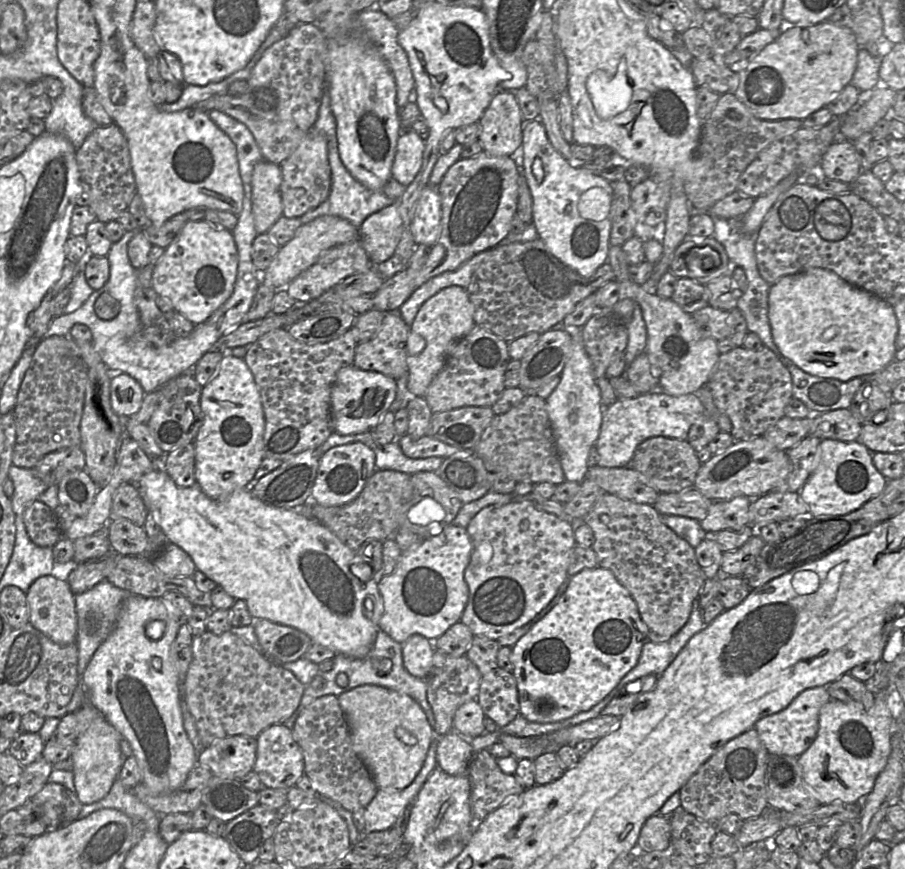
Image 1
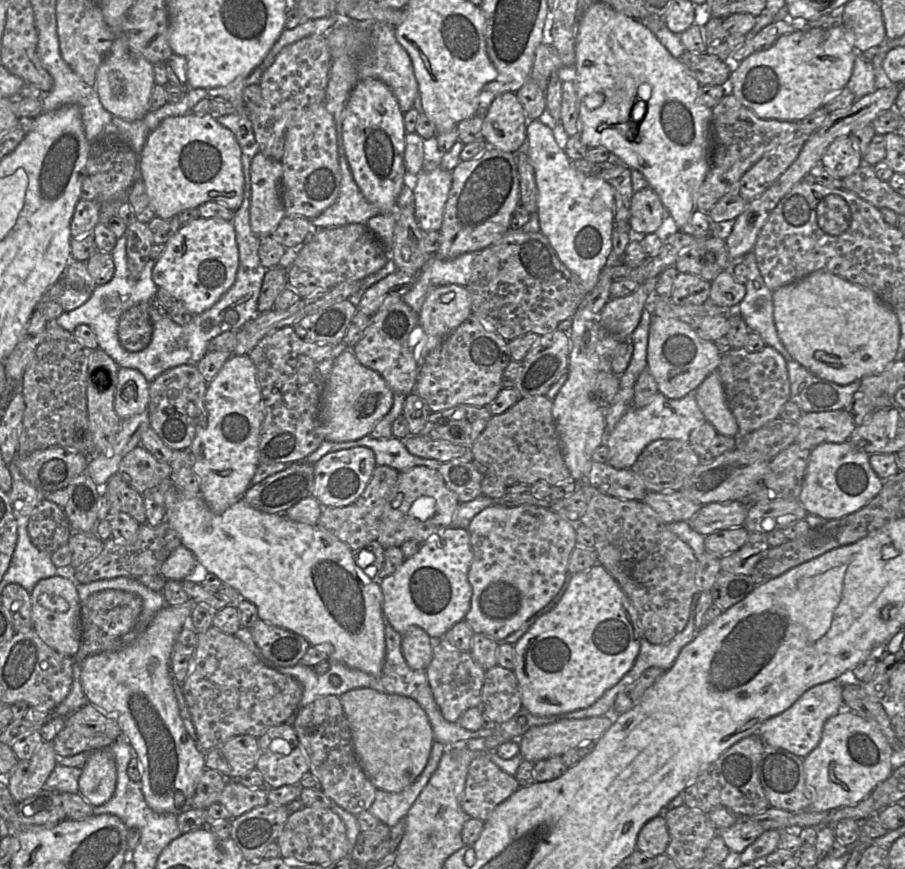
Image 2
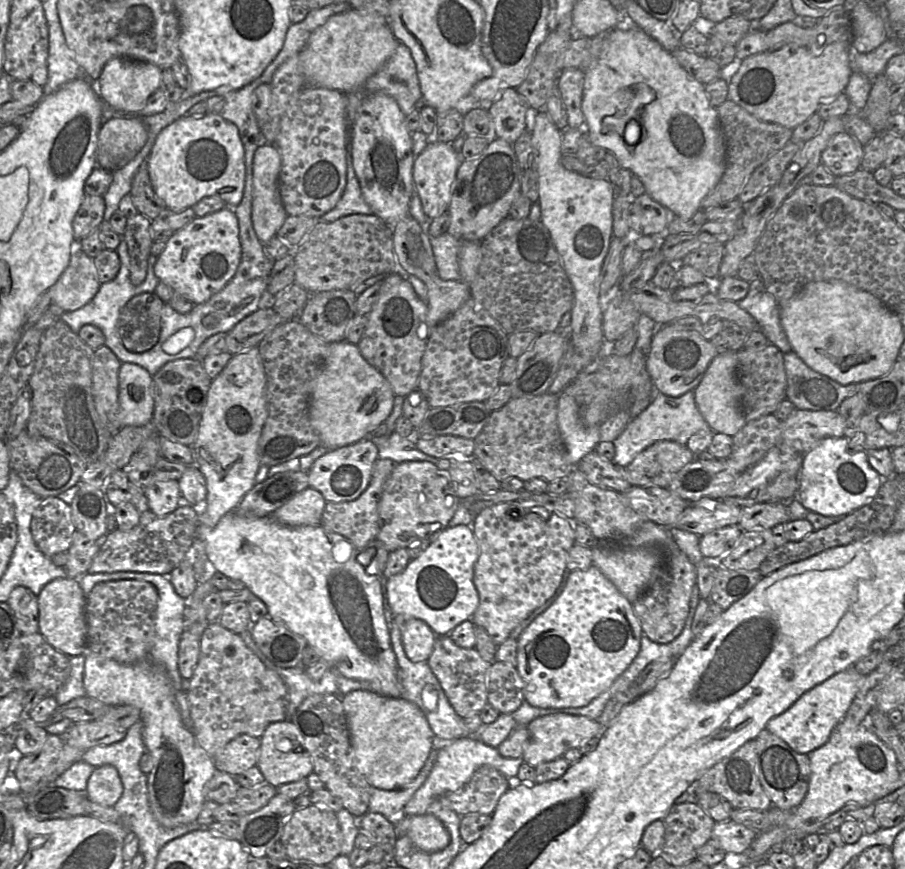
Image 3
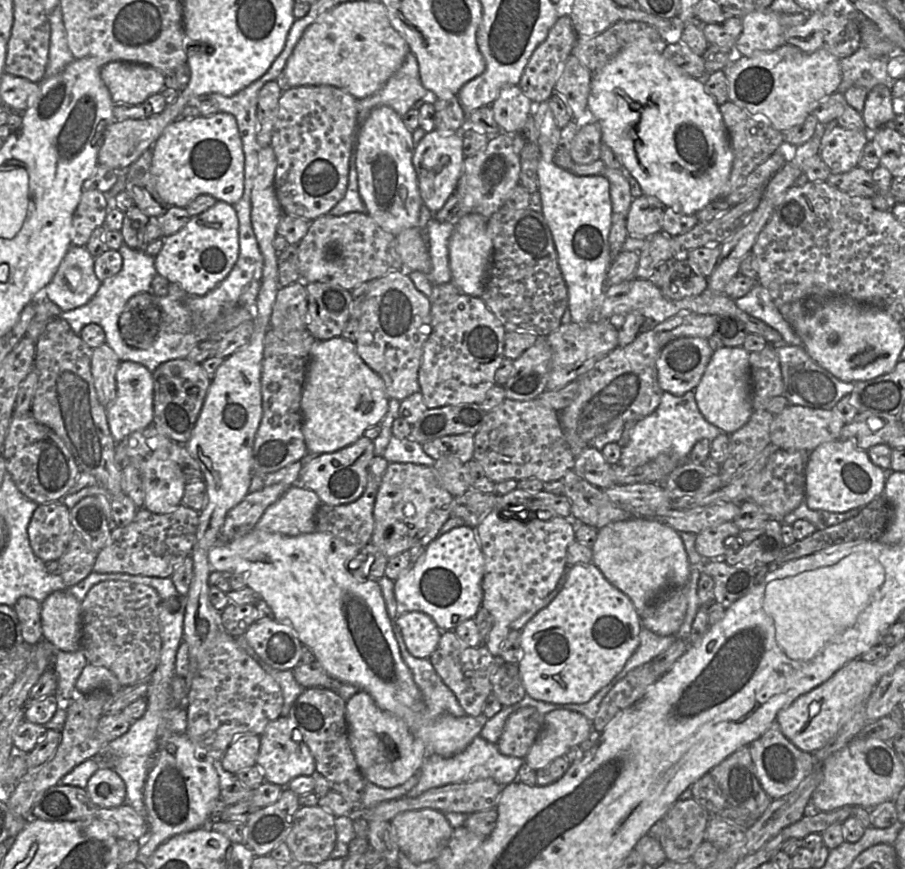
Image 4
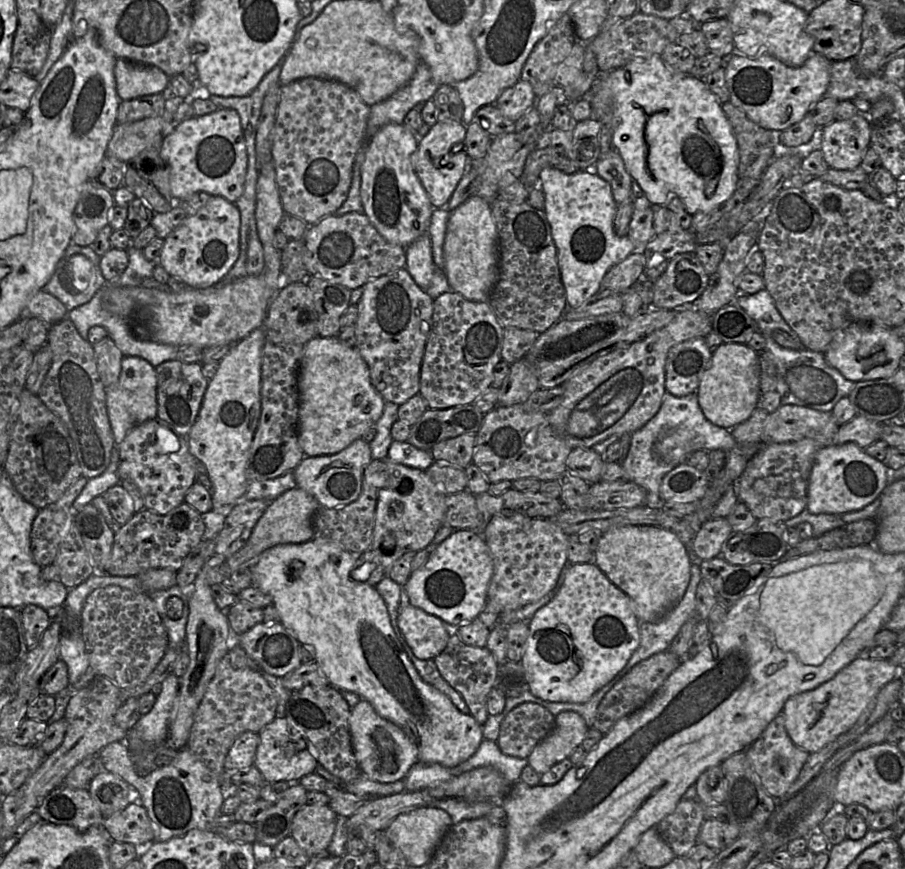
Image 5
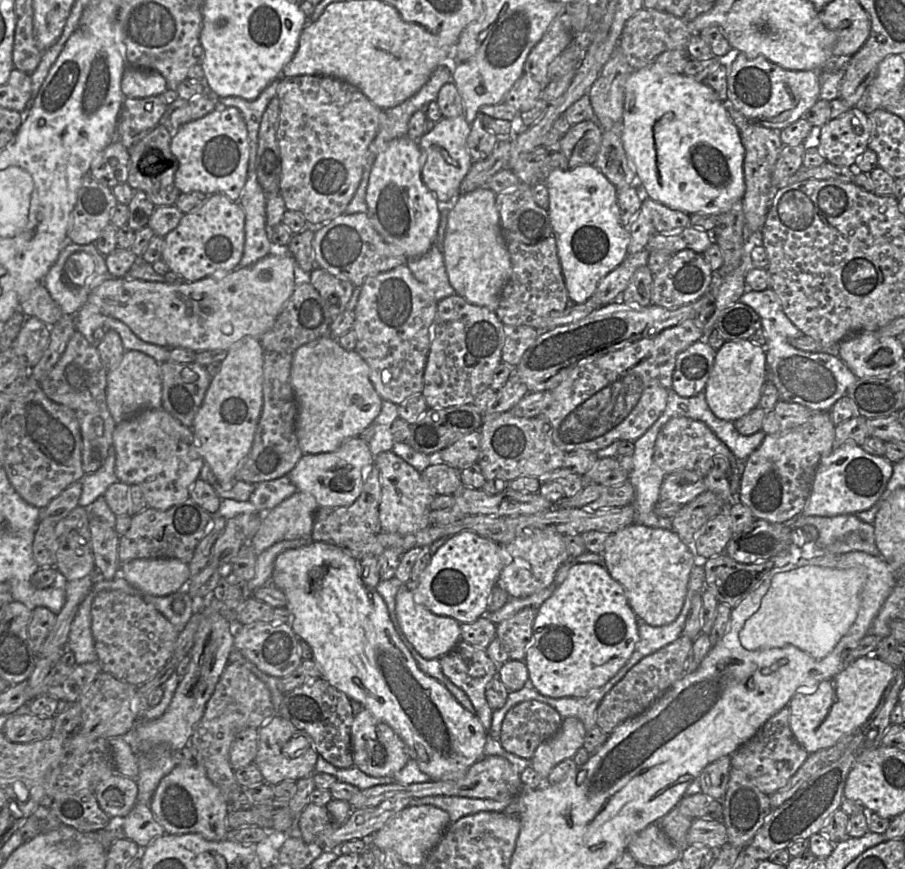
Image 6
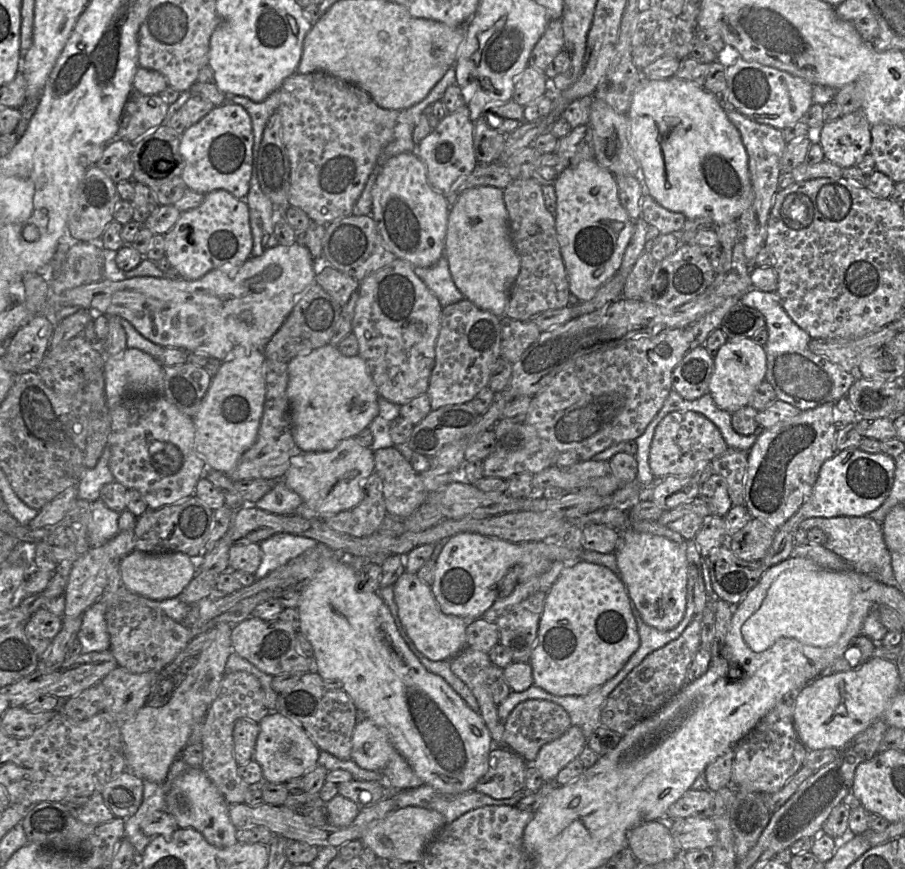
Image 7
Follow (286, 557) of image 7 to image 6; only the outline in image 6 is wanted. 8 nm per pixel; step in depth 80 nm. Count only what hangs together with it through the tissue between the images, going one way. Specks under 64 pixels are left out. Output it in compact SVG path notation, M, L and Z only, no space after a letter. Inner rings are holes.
M311 538L283 540L273 544L268 549L263 551L259 556L257 556L256 574L252 580L247 582L250 596L255 589L264 586L271 581L274 563L279 554L289 549L306 546L310 544L311 541Z

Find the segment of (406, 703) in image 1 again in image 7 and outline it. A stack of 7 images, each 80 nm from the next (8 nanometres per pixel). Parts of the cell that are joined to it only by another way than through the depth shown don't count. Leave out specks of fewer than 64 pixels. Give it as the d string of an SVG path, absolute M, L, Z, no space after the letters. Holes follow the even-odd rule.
M366 718L355 725L351 759L361 768L381 772L398 752L388 733Z

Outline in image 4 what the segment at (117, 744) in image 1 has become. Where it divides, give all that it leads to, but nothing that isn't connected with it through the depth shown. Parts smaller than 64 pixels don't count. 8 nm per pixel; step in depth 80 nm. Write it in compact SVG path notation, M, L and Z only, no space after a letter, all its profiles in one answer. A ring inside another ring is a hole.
M110 767L99 768L88 780L86 791L98 808L115 808L125 804L125 783Z

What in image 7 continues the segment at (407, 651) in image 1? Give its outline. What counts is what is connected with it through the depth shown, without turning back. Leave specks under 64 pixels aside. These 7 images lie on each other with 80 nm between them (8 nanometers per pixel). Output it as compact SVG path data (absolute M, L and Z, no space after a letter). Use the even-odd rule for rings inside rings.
M404 572L393 587L402 626L426 658L432 661L450 661L467 646L468 621L443 613L433 596L431 586L423 582L416 573Z

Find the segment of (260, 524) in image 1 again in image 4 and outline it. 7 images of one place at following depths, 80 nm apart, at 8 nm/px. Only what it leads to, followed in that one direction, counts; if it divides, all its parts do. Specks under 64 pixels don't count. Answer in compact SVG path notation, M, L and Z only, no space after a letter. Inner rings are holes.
M253 529L246 535L229 543L219 542L208 553L211 571L222 574L240 574L246 586L256 591L271 607L276 621L290 626L303 645L315 654L326 673L335 680L351 684L369 693L376 704L403 719L416 732L427 747L428 753L452 757L463 750L480 735L483 718L469 715L455 717L449 713L432 713L424 702L409 667L402 659L393 632L386 603L380 585L367 579L374 557L369 556L362 567L349 569L360 549L327 532L288 536Z

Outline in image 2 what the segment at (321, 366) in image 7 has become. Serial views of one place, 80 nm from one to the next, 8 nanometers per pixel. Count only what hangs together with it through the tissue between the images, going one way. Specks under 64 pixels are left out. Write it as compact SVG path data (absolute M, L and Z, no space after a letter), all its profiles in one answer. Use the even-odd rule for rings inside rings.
M347 348L336 358L323 389L320 422L323 428L324 440L348 442L370 435L377 423L390 411L393 405L393 395L380 374L360 364L352 350Z

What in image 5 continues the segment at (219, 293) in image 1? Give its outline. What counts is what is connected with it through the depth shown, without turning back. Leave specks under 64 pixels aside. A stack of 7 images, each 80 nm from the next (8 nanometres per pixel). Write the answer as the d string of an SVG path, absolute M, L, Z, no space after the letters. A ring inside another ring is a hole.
M211 196L195 215L187 216L164 239L158 264L170 276L181 278L195 289L204 289L220 282L240 254L240 212L236 204L221 196Z

